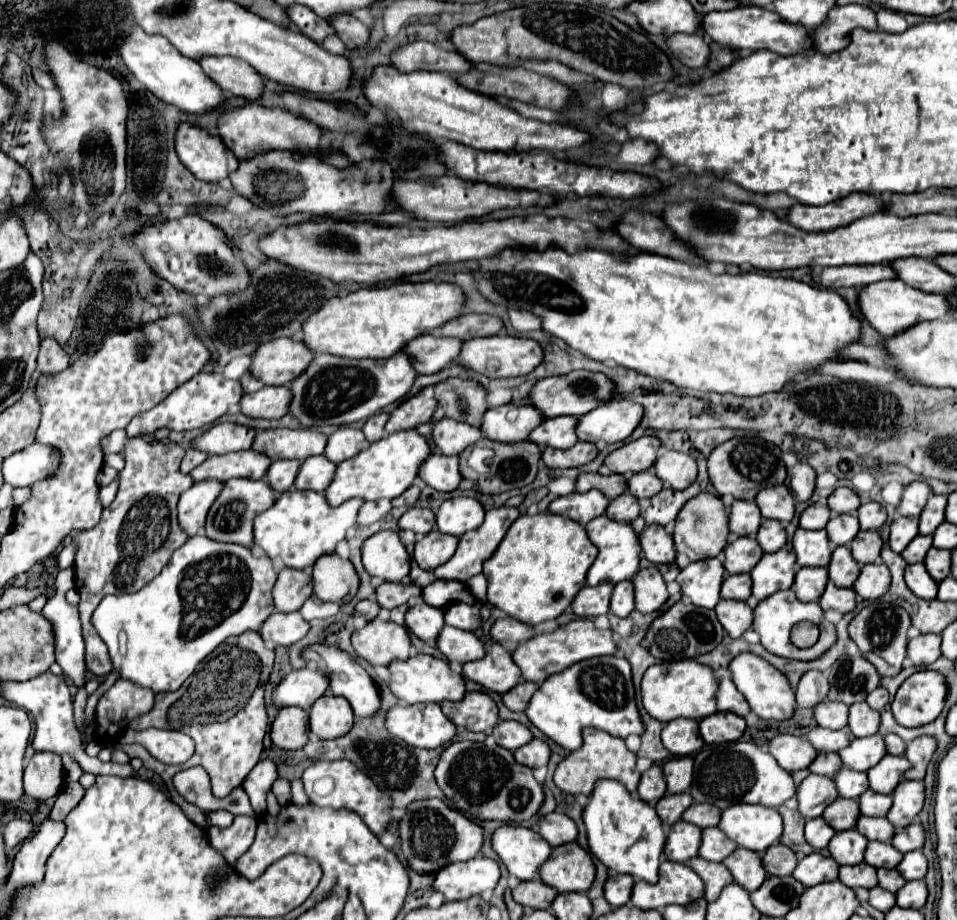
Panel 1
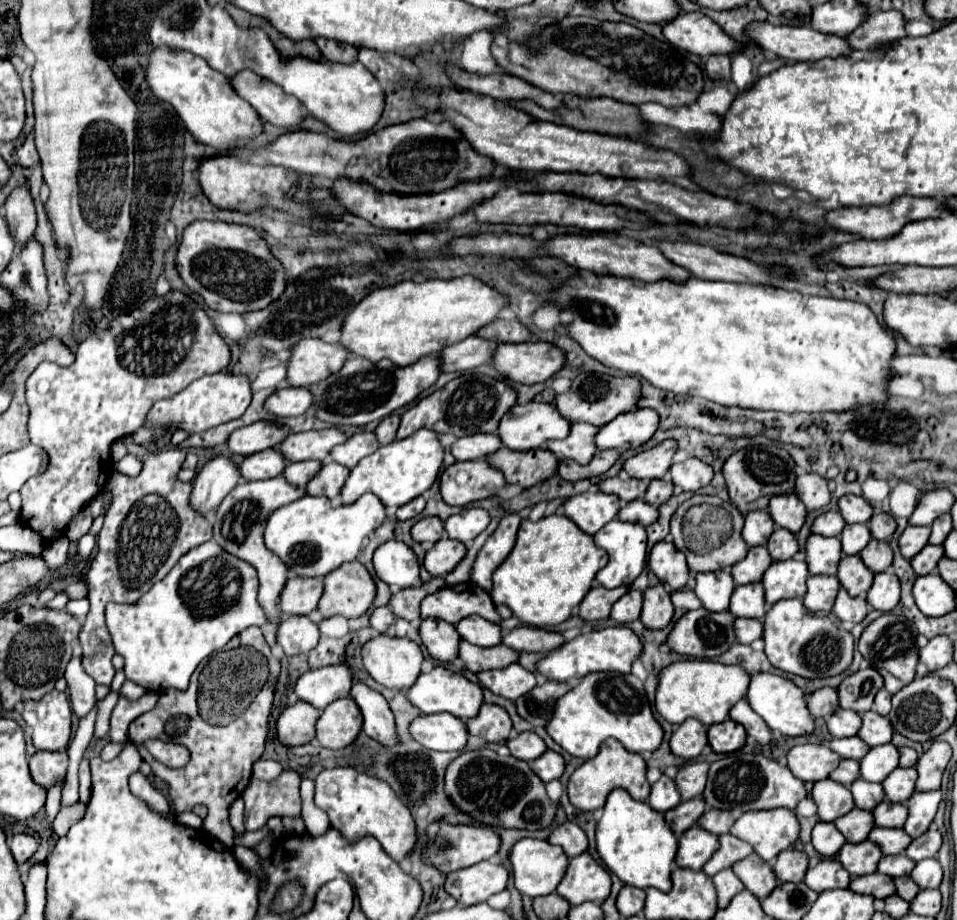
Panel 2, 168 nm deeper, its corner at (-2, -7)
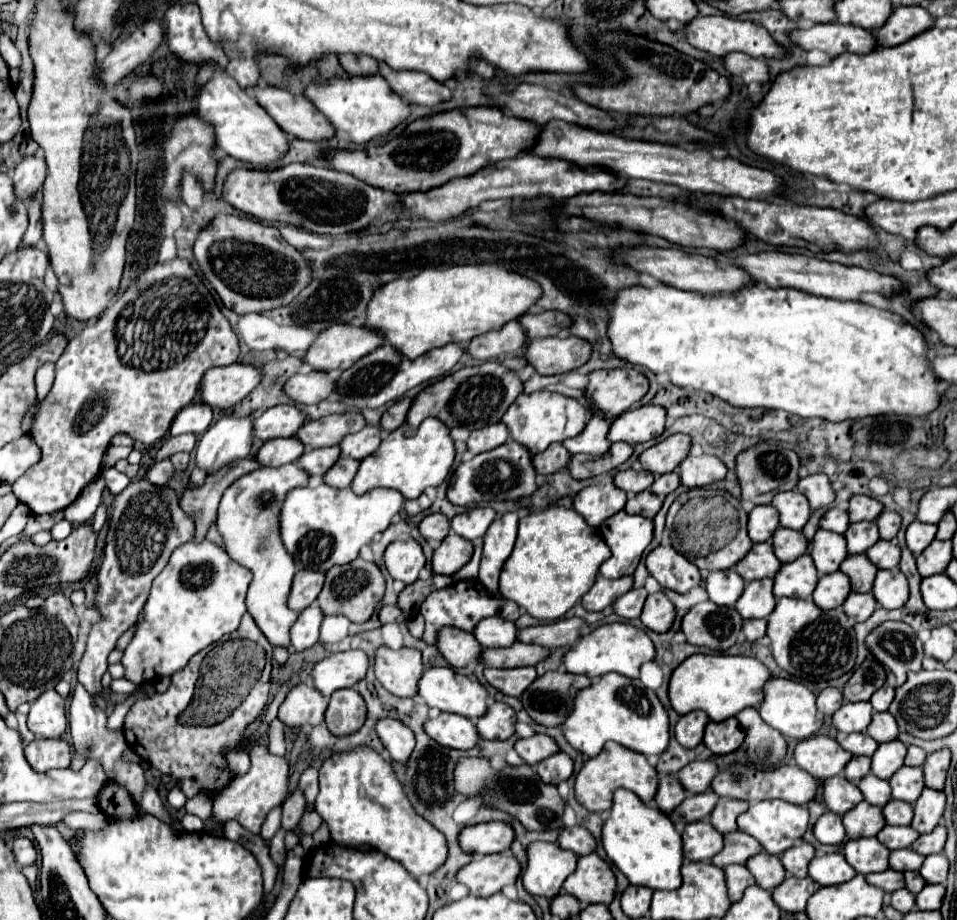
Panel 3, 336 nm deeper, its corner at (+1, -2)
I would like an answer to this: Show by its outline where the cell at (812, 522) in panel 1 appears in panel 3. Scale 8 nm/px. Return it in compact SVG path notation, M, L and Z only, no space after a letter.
M830 508L824 514L824 518L820 520L820 528L830 530L830 532L838 532L838 534L844 534L848 526L850 526L848 512L846 510L840 510L840 508Z

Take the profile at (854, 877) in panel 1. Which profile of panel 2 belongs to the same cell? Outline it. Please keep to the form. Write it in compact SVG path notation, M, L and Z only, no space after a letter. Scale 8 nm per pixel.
M871 873L865 877L853 877L849 883L849 889L853 889L855 893L865 893L877 899L885 899L889 895L895 893L895 885L893 879L881 873Z

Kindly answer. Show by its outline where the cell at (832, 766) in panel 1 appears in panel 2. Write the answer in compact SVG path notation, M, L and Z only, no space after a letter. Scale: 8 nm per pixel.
M841 759L839 767L829 775L833 781L841 783L841 785L851 785L857 777L859 777L859 763L853 759Z

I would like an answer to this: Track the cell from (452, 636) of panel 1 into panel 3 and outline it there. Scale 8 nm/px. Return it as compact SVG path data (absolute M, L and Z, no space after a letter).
M516 642L510 648L486 648L482 650L482 664L494 668L518 668L518 666L536 666L538 662L546 660L550 650L538 644L524 644Z

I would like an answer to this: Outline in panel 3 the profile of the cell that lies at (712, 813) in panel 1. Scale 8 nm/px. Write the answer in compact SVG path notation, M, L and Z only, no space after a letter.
M724 800L720 804L716 804L716 808L712 810L710 814L710 822L712 826L726 834L726 832L734 832L738 826L736 826L736 818L748 810L748 804L742 804L742 800Z

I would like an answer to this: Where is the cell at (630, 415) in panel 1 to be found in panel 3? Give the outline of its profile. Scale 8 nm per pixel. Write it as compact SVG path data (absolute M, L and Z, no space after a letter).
M646 404L640 408L630 408L620 414L610 428L610 442L638 444L658 438L666 428L666 410L656 404Z

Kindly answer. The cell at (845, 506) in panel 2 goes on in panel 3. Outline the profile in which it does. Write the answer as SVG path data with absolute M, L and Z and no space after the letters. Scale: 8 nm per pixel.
M852 496L850 498L850 522L862 522L862 520L876 520L884 510L884 504L878 502L872 496Z

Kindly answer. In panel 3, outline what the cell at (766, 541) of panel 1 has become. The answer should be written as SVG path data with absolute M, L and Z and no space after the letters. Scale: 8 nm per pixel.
M778 528L772 536L772 546L774 546L774 552L776 552L778 560L786 564L786 562L792 562L792 560L796 560L798 556L802 556L806 552L808 540L798 530Z

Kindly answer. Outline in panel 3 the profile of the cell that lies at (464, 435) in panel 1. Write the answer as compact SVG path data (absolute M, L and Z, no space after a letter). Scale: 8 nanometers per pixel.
M502 422L490 424L490 426L484 426L484 428L474 430L470 434L470 438L468 438L468 450L472 454L488 452L492 448L498 448L506 440L508 440L508 428L506 428L506 424L502 424Z

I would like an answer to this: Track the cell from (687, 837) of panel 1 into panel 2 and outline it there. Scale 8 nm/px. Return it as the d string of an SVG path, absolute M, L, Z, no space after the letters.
M693 825L679 839L675 863L677 863L677 867L687 867L687 869L699 871L709 861L709 857L715 853L717 845L719 843L717 843L715 835Z

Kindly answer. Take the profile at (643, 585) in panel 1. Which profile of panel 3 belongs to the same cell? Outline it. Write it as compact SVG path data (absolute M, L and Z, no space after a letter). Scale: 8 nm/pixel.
M656 592L656 594L650 594L646 604L644 604L644 612L640 616L642 624L646 628L650 628L652 632L668 632L674 624L674 618L676 618L676 610L674 610L674 604L666 598L664 592Z

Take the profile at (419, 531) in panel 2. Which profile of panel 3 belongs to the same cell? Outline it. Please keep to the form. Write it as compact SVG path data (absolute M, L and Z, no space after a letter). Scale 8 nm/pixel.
M428 514L418 528L426 540L444 540L450 532L450 520L444 514Z

